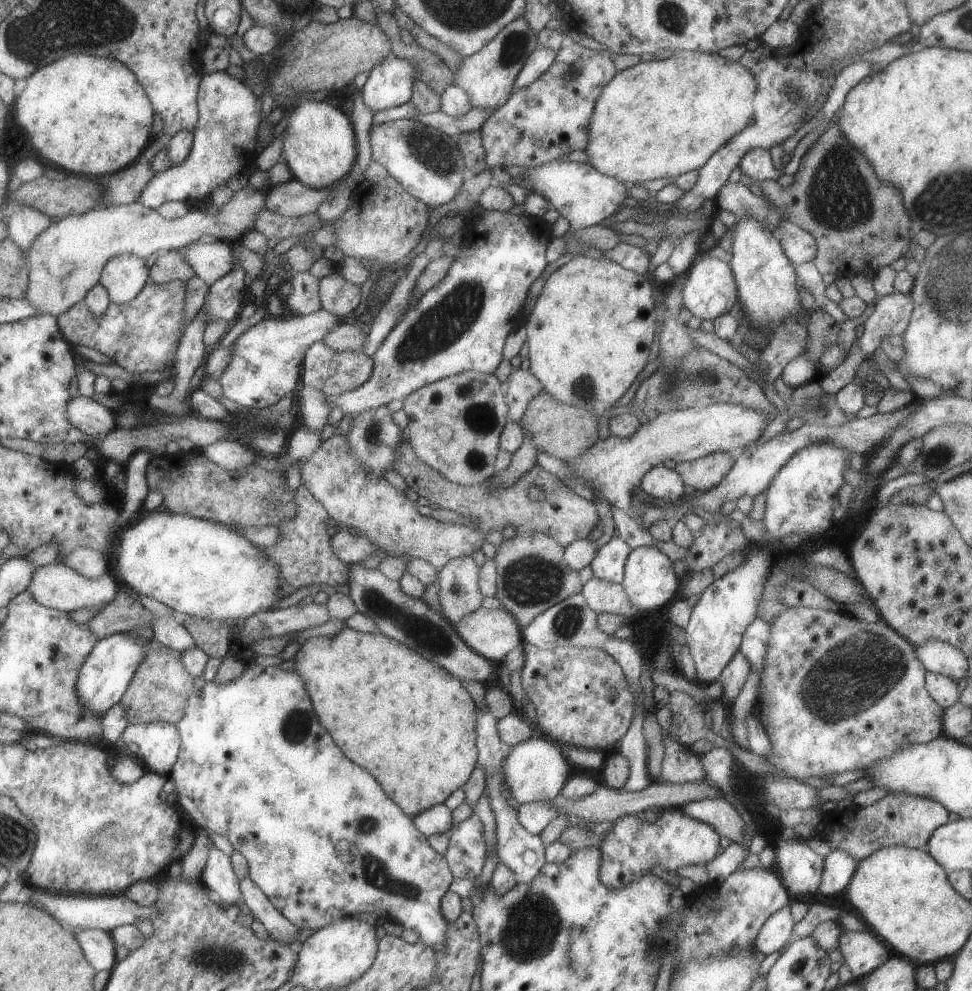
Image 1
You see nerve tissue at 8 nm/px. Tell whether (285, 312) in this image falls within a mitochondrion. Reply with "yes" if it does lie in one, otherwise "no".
no

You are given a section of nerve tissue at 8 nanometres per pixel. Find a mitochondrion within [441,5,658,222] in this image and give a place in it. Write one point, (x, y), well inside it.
(516, 45)

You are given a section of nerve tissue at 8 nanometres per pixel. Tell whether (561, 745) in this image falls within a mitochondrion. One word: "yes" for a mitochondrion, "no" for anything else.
no

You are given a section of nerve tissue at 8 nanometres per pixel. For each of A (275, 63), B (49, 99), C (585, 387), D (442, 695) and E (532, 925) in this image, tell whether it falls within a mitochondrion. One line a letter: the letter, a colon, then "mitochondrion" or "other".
A: other
B: other
C: mitochondrion
D: other
E: mitochondrion

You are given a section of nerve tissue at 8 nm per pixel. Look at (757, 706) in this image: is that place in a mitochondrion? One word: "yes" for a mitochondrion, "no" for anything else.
no

